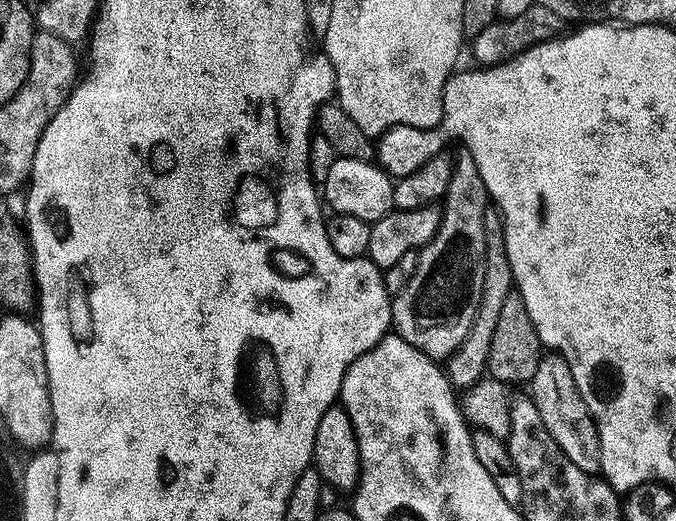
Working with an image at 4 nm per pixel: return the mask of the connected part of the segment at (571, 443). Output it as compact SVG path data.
M545 353L534 370L534 378L530 381L530 399L538 406L538 414L542 414L542 422L546 430L550 430L550 438L558 442L562 454L578 466L578 470L596 474L600 472L600 439L594 418L574 382L574 374L570 374L569 363L560 353Z

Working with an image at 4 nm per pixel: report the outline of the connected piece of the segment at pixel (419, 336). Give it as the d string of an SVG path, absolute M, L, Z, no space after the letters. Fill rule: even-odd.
M467 150L461 151L461 156L455 157L452 177L442 197L440 228L432 241L419 249L420 261L414 270L414 278L406 282L406 286L390 304L390 324L395 335L410 342L410 346L422 350L422 354L426 354L431 360L447 361L448 357L459 350L462 342L470 334L472 323L480 309L482 282L486 278L484 212L488 207L490 197L486 190L486 182L482 182L482 174L478 174L474 158Z

